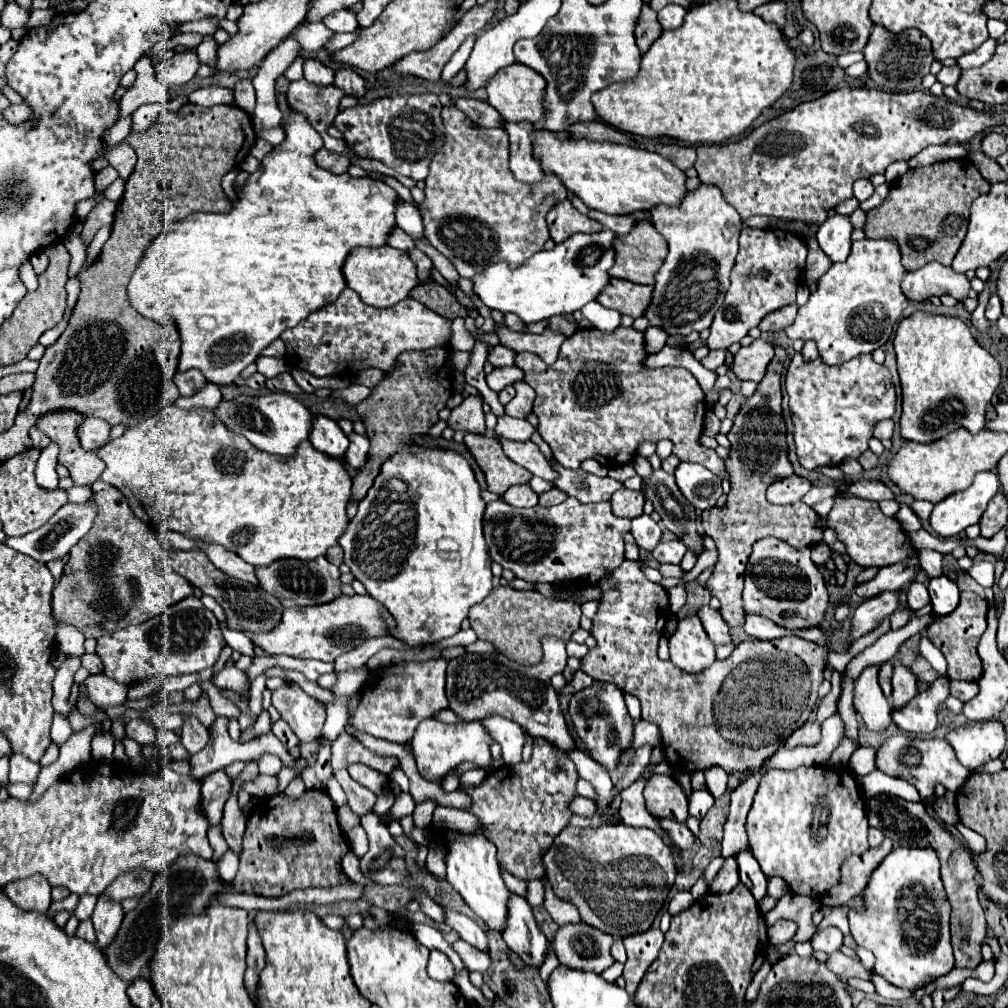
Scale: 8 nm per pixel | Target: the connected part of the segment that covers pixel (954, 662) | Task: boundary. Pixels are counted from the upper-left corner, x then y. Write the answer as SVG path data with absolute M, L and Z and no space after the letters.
M962 591L961 602L949 616L939 616L927 628L929 640L945 654L947 658L947 676L949 680L969 680L977 682L981 678L981 658L977 658L975 636L983 634L987 628L987 613L989 604L975 592Z

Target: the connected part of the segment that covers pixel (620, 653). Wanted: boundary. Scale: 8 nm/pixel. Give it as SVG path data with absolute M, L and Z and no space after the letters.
M625 560L615 572L601 580L599 610L593 618L591 634L597 646L583 658L583 672L593 680L613 682L623 692L631 692L641 700L641 714L647 722L653 722L663 732L663 752L667 762L677 772L707 770L709 766L721 766L729 774L737 770L753 770L763 766L771 758L783 740L807 722L821 686L823 672L827 668L829 648L799 636L785 636L775 640L747 640L741 642L733 654L725 660L717 660L711 668L699 674L687 674L673 666L671 660L659 660L657 642L665 630L669 618L667 590L651 580L643 572L643 560Z

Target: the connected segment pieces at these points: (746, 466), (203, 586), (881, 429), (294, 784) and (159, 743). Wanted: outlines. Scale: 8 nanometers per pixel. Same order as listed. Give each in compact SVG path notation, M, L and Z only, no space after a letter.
M777 346L777 354L767 368L765 378L759 382L757 392L745 400L739 408L733 428L727 434L731 448L729 458L725 458L725 470L731 482L731 492L721 508L709 508L701 514L701 526L707 536L711 536L717 544L719 560L713 568L711 578L707 580L709 592L721 602L723 620L735 628L745 626L745 612L741 604L743 592L743 576L747 558L751 554L751 546L765 536L777 536L789 542L795 548L809 548L811 544L819 544L823 540L823 528L817 526L819 514L807 504L791 504L791 506L773 506L765 498L765 490L787 476L793 474L793 466L787 456L787 428L781 410L781 372L785 364L785 350Z
M199 548L189 552L183 552L183 550L173 552L171 568L177 570L177 574L181 574L183 578L187 578L193 586L197 586L203 594L213 596L221 604L229 630L239 630L249 634L267 634L281 622L283 604L273 594L261 590L259 586L253 586L249 582L235 580L223 574L219 568L213 566L213 562L209 562L209 558Z
M883 420L875 426L875 438L877 440L887 440L893 436L893 430L895 430L895 424L893 420Z
M295 776L295 778L287 784L287 788L283 790L283 794L289 796L289 798L299 798L299 796L303 796L305 790L307 790L307 788L305 788L303 778L301 778L301 776Z
M163 729L157 730L157 740L155 740L155 746L162 750L169 747L169 745L175 744L180 741L180 735L173 731L166 731Z

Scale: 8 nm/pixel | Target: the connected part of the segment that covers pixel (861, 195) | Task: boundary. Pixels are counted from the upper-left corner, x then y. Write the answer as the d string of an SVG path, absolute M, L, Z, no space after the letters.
M861 178L861 180L855 182L853 192L855 192L855 198L857 198L859 202L863 202L863 200L867 200L867 198L873 194L873 184L871 184L867 178Z

